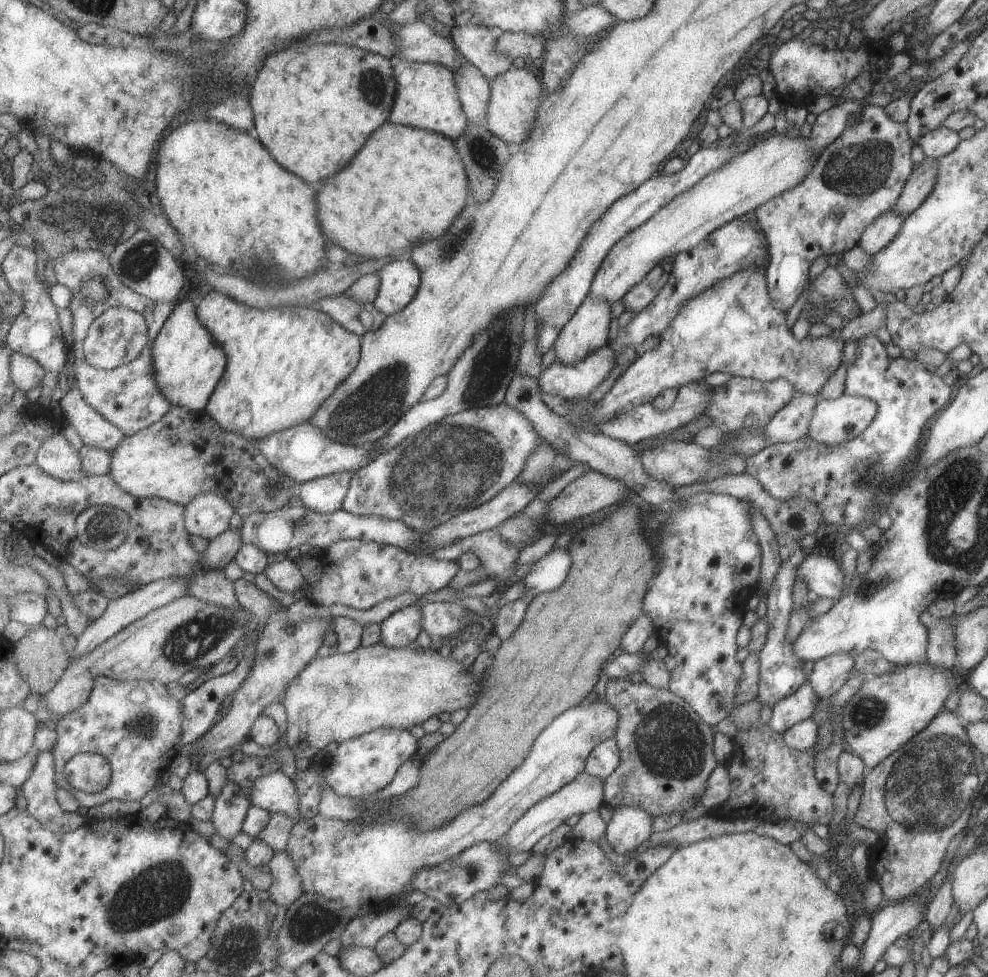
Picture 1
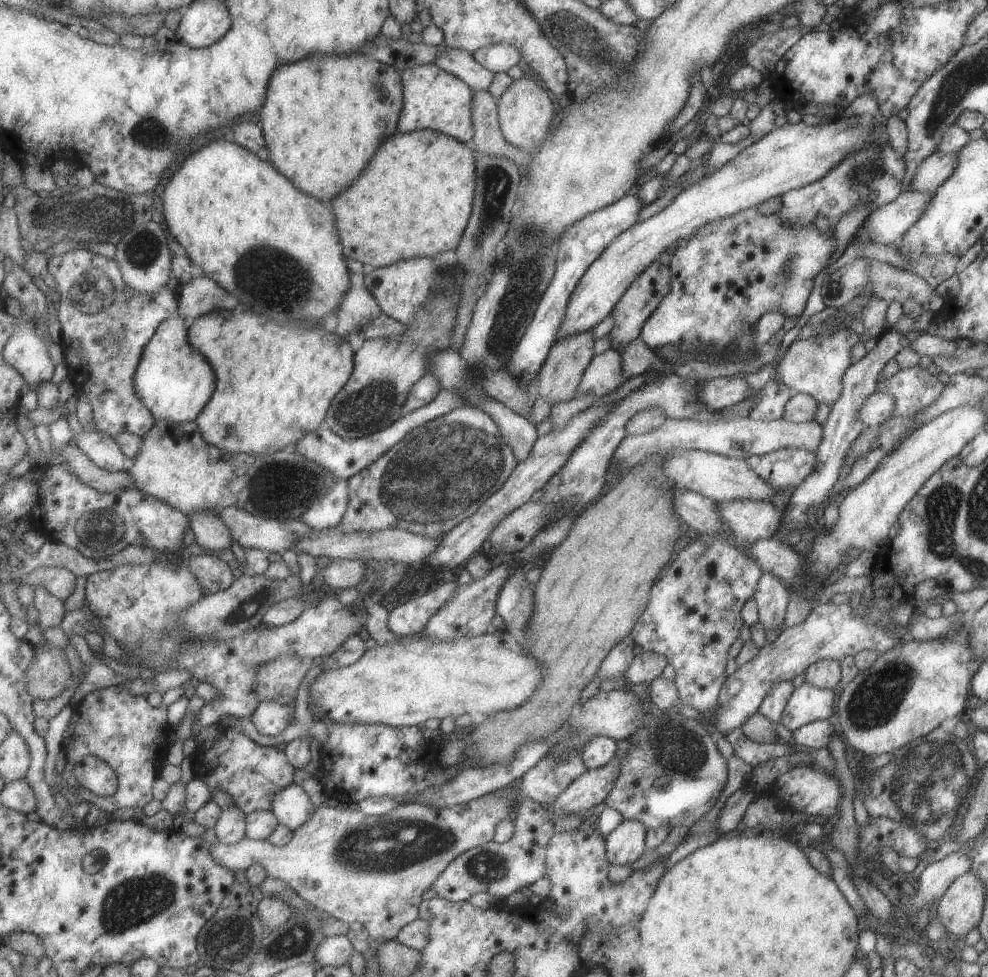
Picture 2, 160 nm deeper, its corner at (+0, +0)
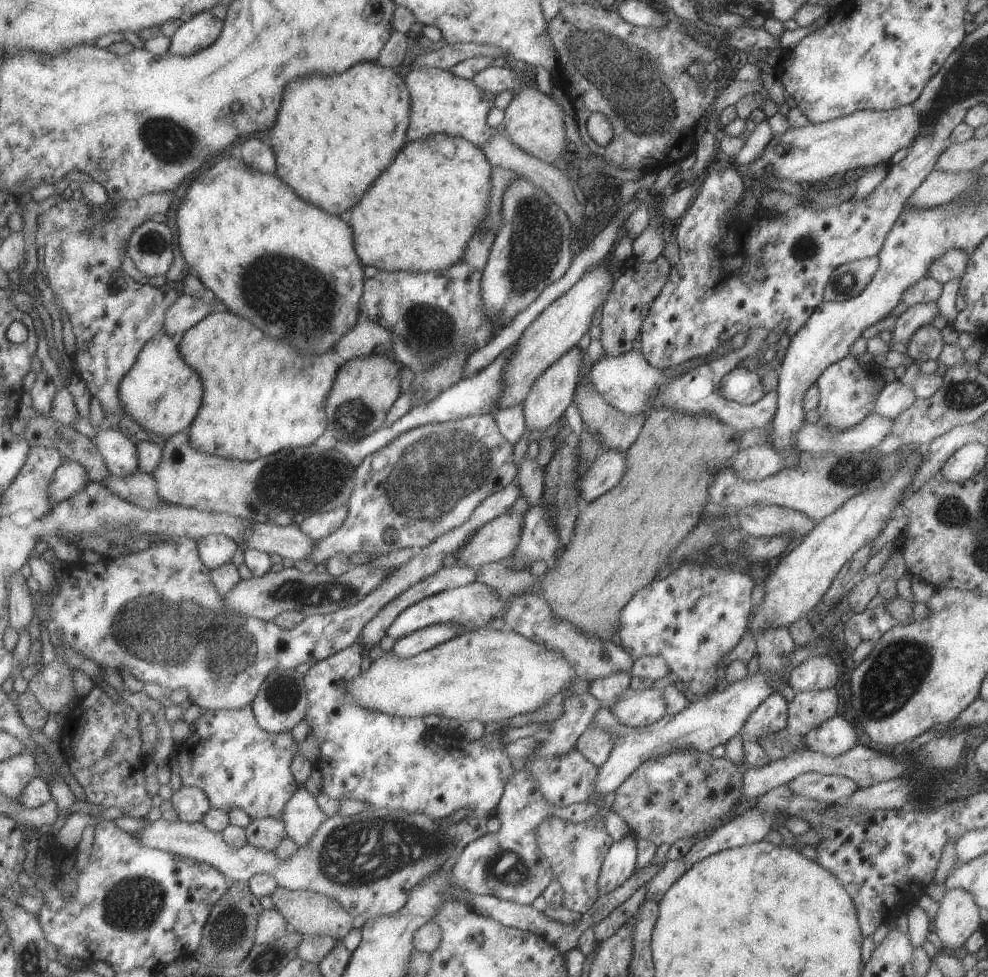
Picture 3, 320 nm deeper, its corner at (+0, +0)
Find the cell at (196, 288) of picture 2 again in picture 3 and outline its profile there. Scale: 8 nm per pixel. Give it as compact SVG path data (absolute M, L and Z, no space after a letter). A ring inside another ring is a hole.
M181 291L179 298L166 310L163 331L174 338L180 337L213 313L213 305L215 302L210 304L208 300Z

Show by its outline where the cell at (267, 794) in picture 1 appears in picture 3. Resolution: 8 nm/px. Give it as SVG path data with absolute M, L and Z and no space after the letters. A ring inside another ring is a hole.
M299 786L293 799L287 802L283 820L287 826L288 836L301 847L311 842L311 838L317 834L317 828L328 818L319 808L317 798L304 786Z

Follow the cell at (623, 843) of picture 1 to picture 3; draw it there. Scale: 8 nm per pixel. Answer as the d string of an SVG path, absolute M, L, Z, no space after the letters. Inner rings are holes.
M627 835L620 841L610 844L597 879L598 894L604 895L614 888L620 887L633 873L636 872L636 838Z

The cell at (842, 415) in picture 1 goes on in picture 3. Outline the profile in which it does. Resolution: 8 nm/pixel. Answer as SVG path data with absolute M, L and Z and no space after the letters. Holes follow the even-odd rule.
M893 379L878 392L874 412L882 417L894 419L906 408L909 408L915 399L914 390L911 390L909 385Z

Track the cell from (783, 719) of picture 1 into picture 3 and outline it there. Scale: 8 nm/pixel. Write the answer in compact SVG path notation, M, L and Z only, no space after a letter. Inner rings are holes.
M835 689L820 691L799 691L788 702L786 728L795 734L804 736L813 727L839 714L837 707L841 700Z

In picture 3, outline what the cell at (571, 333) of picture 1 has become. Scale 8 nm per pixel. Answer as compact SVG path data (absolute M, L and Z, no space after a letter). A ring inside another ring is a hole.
M571 348L564 352L547 370L544 370L533 384L525 402L522 413L525 426L530 431L545 431L552 426L563 414L568 404L574 400L576 378L581 366L582 354L579 348Z

